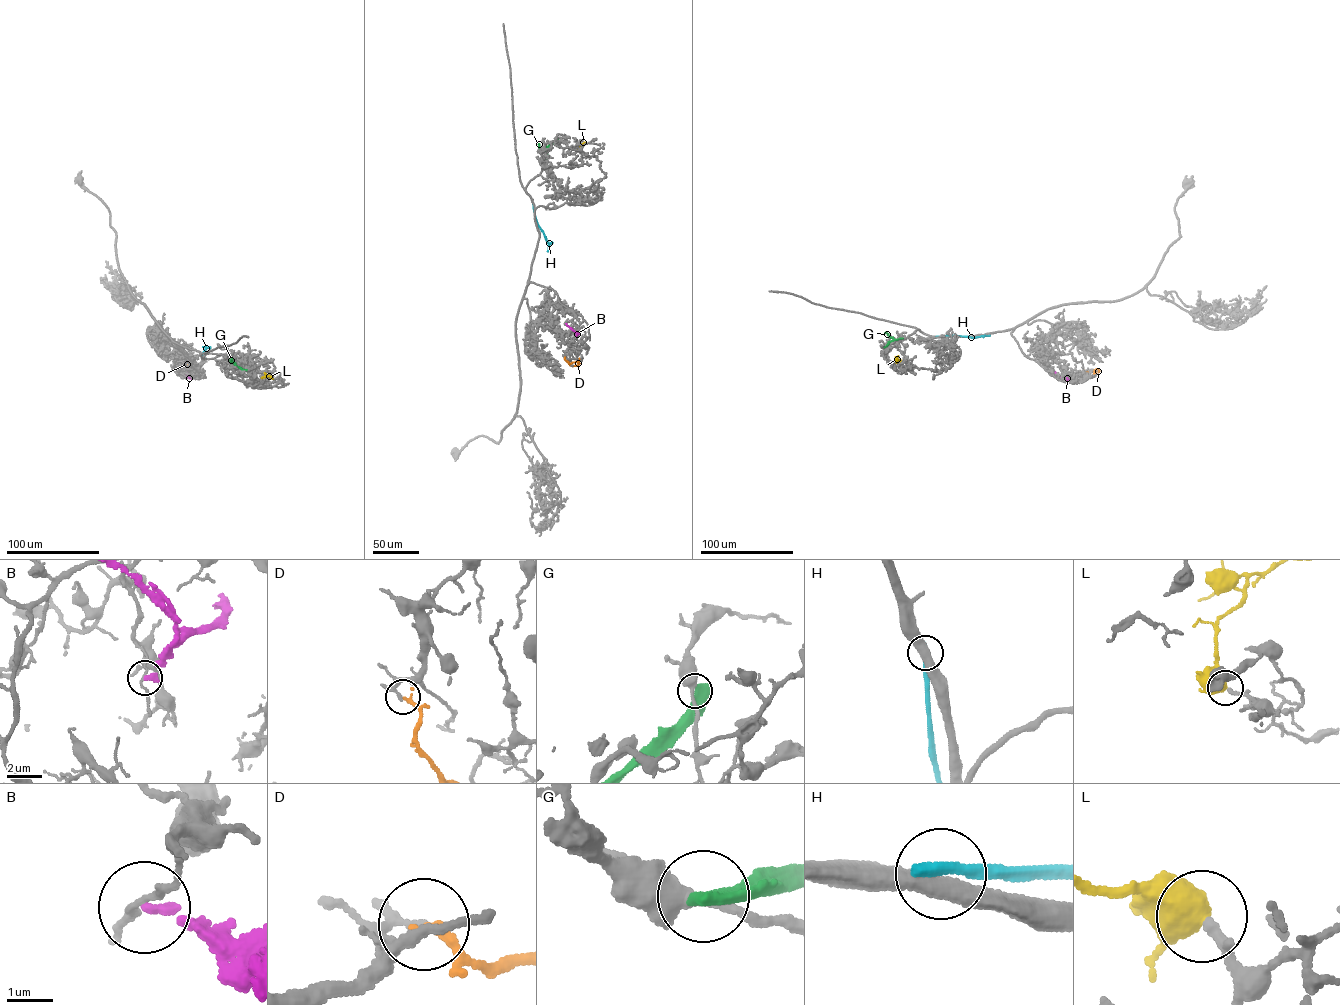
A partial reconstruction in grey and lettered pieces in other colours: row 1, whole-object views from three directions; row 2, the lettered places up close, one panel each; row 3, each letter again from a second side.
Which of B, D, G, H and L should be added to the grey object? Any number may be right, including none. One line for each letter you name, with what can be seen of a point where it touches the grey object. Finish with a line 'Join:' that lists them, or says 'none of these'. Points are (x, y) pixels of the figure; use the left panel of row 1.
L: contact (262, 377)
Join: L

